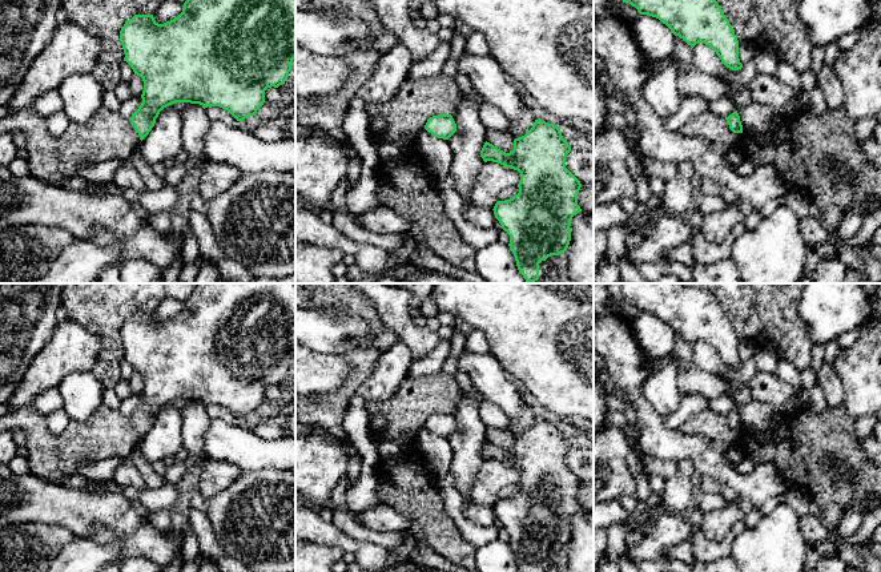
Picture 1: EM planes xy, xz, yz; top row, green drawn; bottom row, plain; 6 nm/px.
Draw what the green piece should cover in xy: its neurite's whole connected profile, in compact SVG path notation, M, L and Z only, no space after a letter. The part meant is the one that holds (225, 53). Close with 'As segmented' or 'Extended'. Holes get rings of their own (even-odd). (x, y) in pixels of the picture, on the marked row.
M186 0L182 12L158 24L153 15L134 15L120 31L126 61L144 81L142 102L129 117L142 141L160 112L176 102L220 106L237 121L256 116L265 102L265 90L282 85L295 59L295 0Z. As segmented

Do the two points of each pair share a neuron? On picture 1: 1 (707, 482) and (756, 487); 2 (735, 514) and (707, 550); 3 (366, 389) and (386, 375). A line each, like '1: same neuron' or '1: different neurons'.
1: different neurons
2: different neurons
3: same neuron

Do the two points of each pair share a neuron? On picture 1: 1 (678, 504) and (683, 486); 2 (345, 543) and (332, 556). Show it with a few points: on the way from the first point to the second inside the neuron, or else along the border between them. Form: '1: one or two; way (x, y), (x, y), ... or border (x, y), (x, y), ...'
1: one; way (678, 500), (679, 490)
2: two; border (309, 542), (336, 546), (344, 552)

